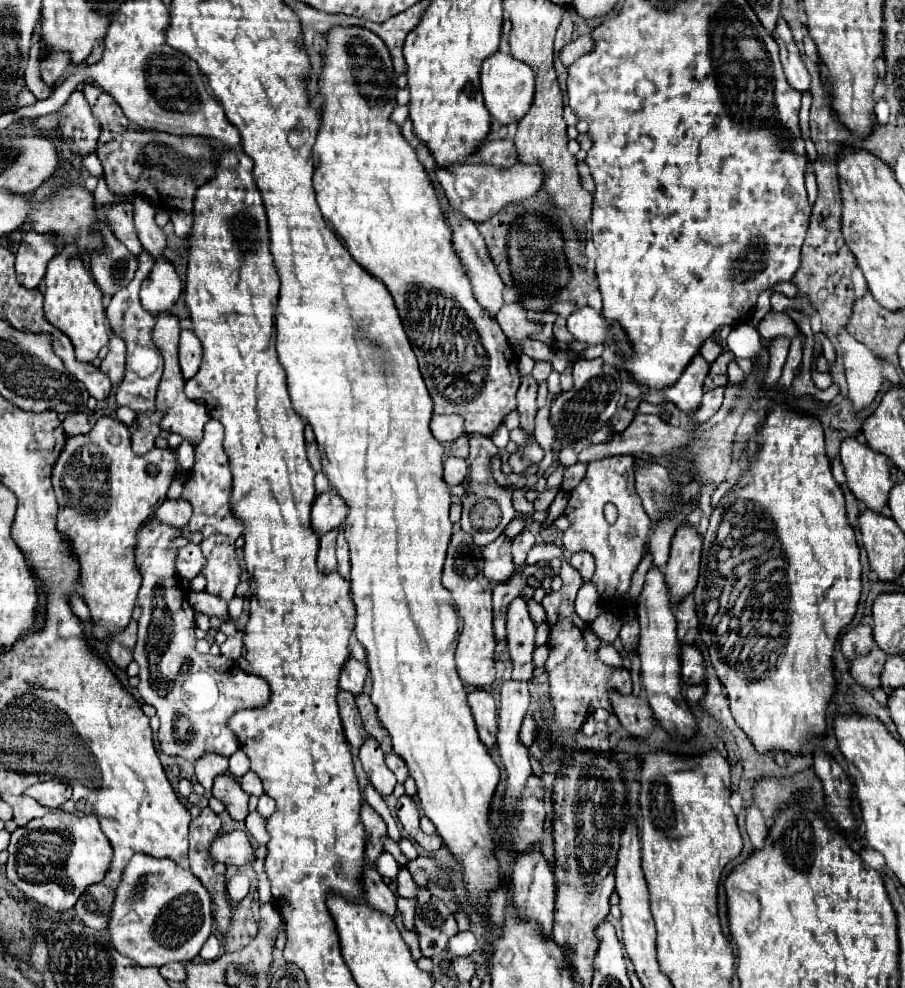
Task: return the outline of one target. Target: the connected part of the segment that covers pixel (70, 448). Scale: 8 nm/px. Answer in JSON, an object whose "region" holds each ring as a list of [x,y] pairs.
{"region":[[[102,415],[88,435],[70,437],[54,465],[52,485],[60,503],[56,527],[72,541],[80,559],[82,597],[90,607],[98,639],[108,639],[132,619],[142,583],[134,563],[136,531],[166,499],[176,465],[174,449],[154,447],[148,457],[134,455],[128,427],[110,415]]]}

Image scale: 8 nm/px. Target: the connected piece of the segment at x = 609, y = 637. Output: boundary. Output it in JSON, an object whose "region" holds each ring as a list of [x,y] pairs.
{"region":[[[600,613],[596,617],[596,621],[592,621],[592,631],[600,637],[600,641],[606,643],[614,643],[618,639],[622,623],[618,621],[618,617],[614,613]]]}

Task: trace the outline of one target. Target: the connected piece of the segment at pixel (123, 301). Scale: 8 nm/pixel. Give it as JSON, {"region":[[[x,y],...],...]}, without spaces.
{"region":[[[142,251],[138,257],[138,269],[134,279],[128,283],[128,289],[118,291],[106,309],[106,317],[110,323],[110,331],[116,333],[116,337],[124,339],[128,345],[128,351],[134,351],[134,347],[154,347],[150,333],[154,327],[154,317],[148,313],[138,299],[140,283],[148,277],[150,269],[154,265],[154,259],[148,251]]]}

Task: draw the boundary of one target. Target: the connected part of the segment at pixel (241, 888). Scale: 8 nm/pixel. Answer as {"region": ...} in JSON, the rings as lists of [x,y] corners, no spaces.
{"region":[[[234,875],[230,881],[228,881],[228,893],[234,901],[240,901],[242,897],[248,895],[248,887],[250,887],[250,881],[246,875]]]}

